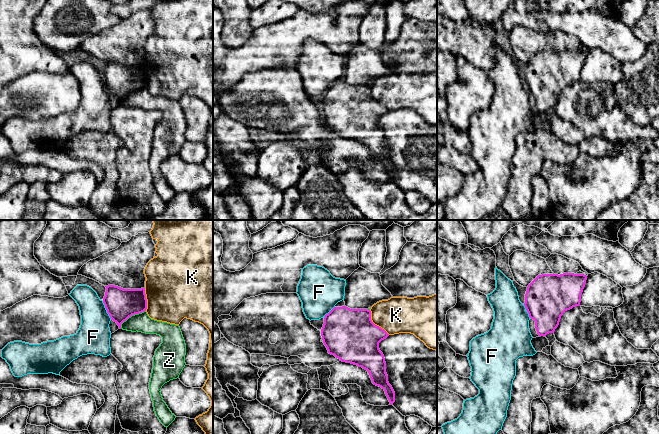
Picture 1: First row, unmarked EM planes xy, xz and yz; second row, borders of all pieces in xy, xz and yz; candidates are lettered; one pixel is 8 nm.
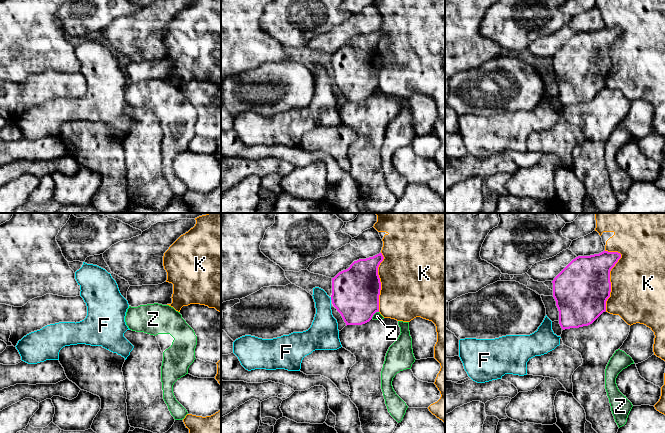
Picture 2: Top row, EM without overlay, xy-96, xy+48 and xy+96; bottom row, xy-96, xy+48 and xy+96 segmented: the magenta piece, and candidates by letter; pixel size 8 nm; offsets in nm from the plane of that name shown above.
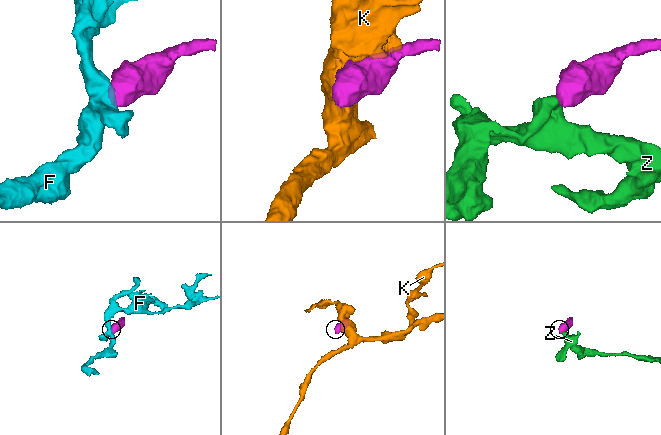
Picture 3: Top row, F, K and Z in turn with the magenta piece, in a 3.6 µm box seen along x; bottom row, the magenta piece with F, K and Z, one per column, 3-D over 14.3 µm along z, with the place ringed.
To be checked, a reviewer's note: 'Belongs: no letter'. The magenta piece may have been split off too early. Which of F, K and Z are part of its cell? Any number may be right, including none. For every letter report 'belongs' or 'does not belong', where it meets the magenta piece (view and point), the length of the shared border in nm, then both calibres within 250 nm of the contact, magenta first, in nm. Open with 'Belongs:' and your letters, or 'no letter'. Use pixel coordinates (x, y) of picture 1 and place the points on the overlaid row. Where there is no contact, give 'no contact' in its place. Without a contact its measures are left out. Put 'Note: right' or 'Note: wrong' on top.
Note: right
Belongs: no letter
F: does not belong | xy (106, 309) | 170 nm | 240/280 nm
K: does not belong | xz (374, 324) | 260 nm | 420/300 nm
Z: does not belong | xy (131, 315) | 260 nm | 240/150 nm

